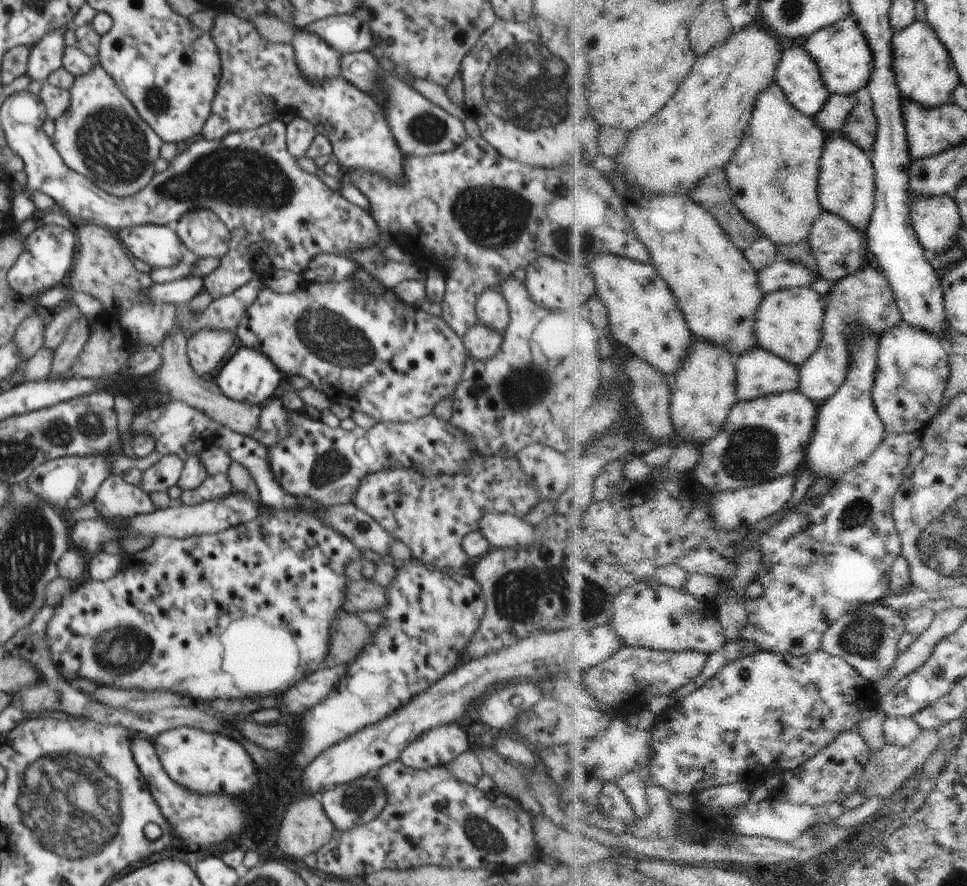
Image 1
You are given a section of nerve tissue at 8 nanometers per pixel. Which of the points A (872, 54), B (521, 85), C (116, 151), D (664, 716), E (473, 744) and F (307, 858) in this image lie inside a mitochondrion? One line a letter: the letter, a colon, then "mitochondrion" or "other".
A: other
B: mitochondrion
C: mitochondrion
D: other
E: other
F: other

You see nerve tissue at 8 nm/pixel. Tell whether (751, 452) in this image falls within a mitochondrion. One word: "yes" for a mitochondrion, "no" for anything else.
yes

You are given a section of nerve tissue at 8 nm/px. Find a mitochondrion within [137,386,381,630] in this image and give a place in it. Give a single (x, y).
(331, 465)

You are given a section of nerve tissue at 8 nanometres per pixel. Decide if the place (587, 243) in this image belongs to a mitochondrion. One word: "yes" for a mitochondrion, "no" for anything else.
yes

